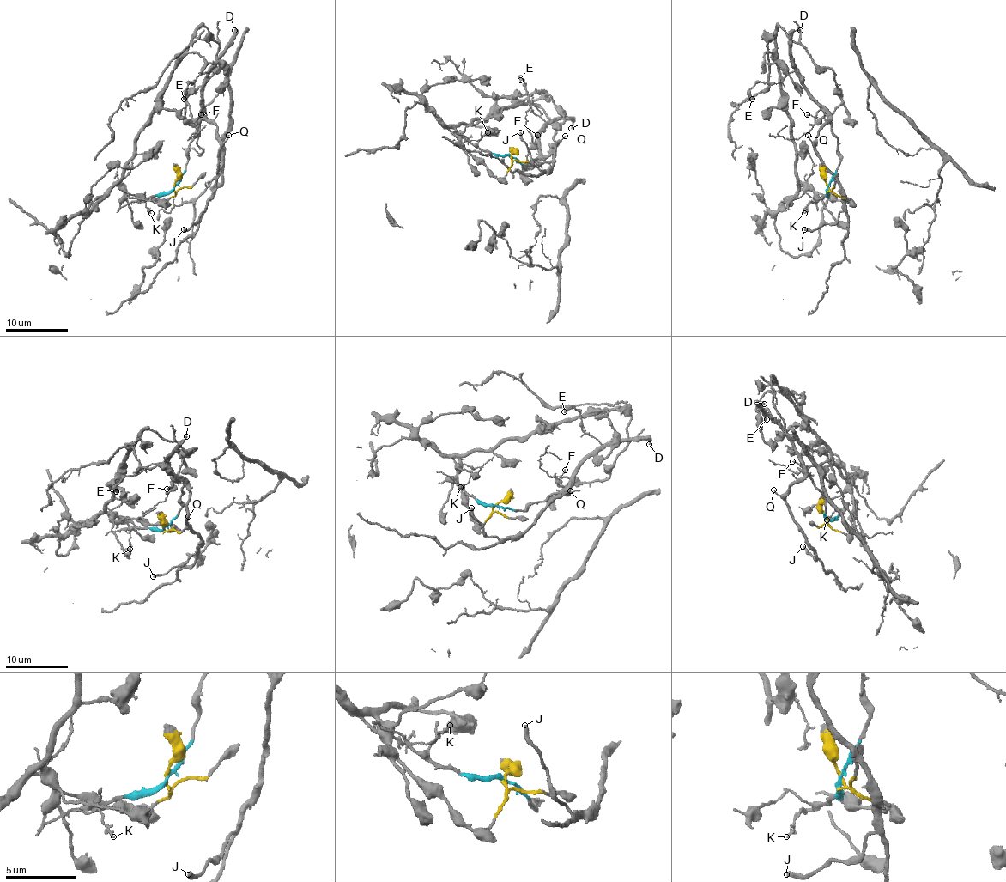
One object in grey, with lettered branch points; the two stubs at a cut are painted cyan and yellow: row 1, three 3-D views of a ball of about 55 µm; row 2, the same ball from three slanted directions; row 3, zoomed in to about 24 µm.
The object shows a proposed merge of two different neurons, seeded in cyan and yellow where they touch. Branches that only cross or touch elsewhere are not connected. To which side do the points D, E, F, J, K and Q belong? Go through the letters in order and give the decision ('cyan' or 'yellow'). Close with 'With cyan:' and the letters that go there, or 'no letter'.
D: cyan
E: cyan
F: cyan
J: cyan
K: cyan
Q: cyan
With cyan: D, E, F, J, K, Q

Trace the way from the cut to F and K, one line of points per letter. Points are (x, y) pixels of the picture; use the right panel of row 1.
F: (827, 187), (838, 168), (838, 138), (832, 130), (830, 118), (824, 112), (820, 110), (813, 117), (807, 115)
K: (827, 187), (826, 195), (813, 197), (803, 213)

